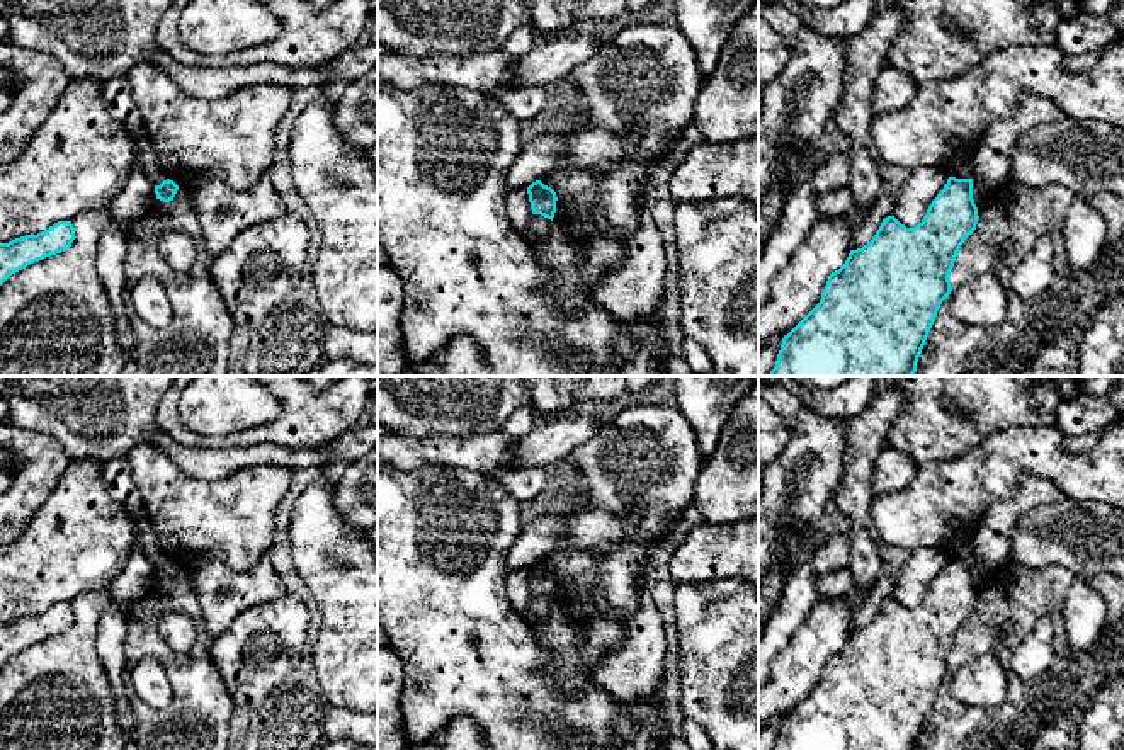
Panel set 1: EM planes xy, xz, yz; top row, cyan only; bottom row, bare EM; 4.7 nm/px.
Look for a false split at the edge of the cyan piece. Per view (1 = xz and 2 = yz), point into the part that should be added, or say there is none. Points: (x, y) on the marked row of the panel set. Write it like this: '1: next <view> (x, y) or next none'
1: next none
2: next none

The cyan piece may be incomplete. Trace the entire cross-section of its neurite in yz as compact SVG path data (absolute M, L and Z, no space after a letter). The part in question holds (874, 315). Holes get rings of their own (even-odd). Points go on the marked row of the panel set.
M956 177L947 179L947 184L932 201L927 214L915 228L906 228L894 216L884 218L874 238L862 248L850 250L845 264L828 276L820 303L787 335L784 335L775 366L769 376L913 376L937 311L952 291L949 274L954 267L957 252L964 240L976 230L978 219L978 207L973 199L973 179Z

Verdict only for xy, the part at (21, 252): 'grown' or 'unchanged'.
unchanged

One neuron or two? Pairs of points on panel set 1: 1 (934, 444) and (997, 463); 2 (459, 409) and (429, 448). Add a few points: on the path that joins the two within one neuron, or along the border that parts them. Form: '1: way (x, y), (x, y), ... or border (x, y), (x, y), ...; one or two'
1: border (999, 431), (951, 460), (925, 463); two
2: border (400, 432), (420, 437), (478, 434); two

